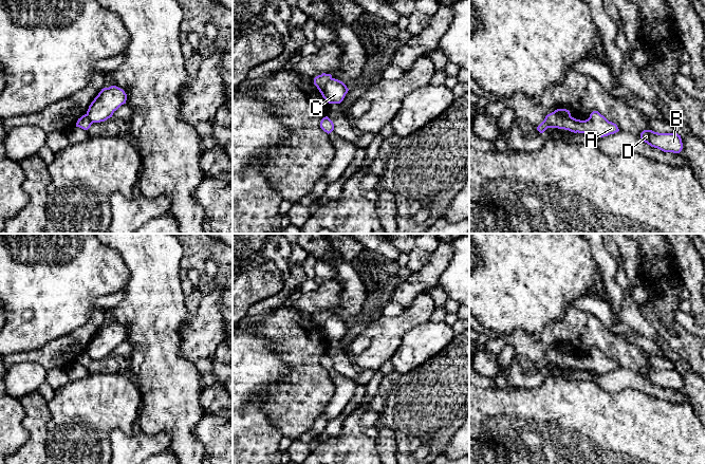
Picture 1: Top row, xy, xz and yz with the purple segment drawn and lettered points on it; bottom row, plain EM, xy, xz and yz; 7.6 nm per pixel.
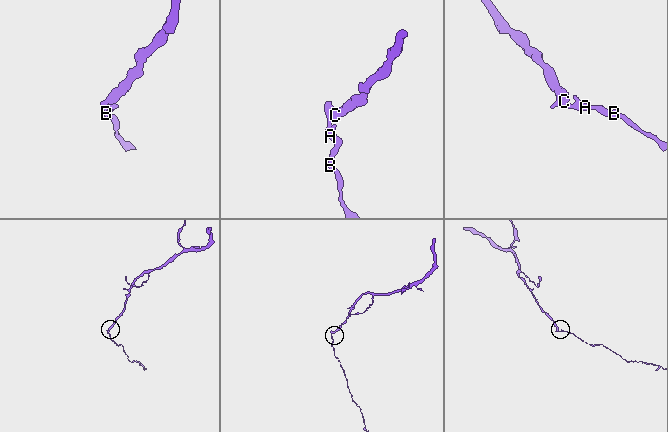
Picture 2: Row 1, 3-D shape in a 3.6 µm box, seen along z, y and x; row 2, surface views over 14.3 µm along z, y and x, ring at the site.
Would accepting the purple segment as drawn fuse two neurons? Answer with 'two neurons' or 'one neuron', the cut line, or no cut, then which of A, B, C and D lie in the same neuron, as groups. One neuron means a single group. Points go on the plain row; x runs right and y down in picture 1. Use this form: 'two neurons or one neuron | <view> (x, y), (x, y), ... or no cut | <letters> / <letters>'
two neurons | xz (332, 315), (326, 321), (324, 335) | A B D / C

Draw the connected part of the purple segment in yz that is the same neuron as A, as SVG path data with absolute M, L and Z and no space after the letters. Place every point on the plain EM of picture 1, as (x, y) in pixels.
M593 348L586 357L576 356L572 353L561 354L552 349L545 353L537 367L543 370L547 365L564 366L574 370L594 371L596 374L608 373L619 368L616 360L609 358L598 348Z

